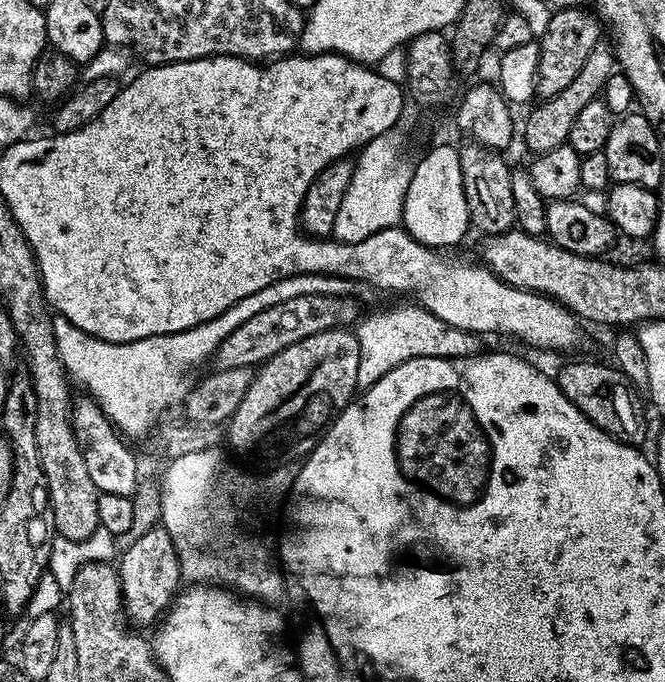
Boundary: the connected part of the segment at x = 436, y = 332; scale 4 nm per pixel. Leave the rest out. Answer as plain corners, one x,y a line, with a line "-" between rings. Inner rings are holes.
415,302
404,304
401,308
388,308
385,312
376,312
373,316
368,316
363,320
364,317
355,329
356,336
360,339
360,361
358,362
358,382
356,383
357,389
360,390
366,390
371,384
378,382
378,378
390,374
390,370
394,370
407,360
414,358
457,360
459,356
474,356
481,351
481,337
477,333
458,330
454,326
450,326
450,322
442,322
442,318
430,314

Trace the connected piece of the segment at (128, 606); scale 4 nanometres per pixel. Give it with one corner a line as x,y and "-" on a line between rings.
163,526
146,530
146,534
134,538
127,546
129,548
121,554
118,563
125,617
133,625
155,625
182,588
178,549
174,546
174,538
170,538

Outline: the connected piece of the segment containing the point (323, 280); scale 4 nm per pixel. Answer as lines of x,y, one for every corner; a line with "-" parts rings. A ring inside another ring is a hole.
322,274
287,276
258,290
258,294
250,294
250,298
242,298
242,302
234,302
234,306
230,306
230,310
222,310
218,318
210,318
190,330
151,336
125,344
111,344
109,340
88,336
82,330
78,330
74,322
56,314
52,316
54,342
58,346
58,354
64,363
65,373
75,383
77,380
97,404
110,410
112,423
121,433
131,438
131,436
140,436
143,432
151,433
154,425
167,413
164,411
171,404
183,405
194,383
193,377
188,377
188,371
203,360
204,363
211,361
218,346
222,346
222,338
238,330
242,322
254,318
254,314
266,310
266,306
278,306
278,302
298,298
298,294
359,297
360,291
362,285
359,280
344,280
341,276

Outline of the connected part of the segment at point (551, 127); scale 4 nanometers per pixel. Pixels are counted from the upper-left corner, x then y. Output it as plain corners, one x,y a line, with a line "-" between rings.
601,42
590,50
590,58
586,58
586,63
582,70
578,70
578,75
566,90
554,94
554,98
540,100
537,108
528,116
528,121
524,124
524,144
532,151
532,154
539,154
546,150
554,150
554,146
562,146
568,143
568,135
574,127
574,121
578,119
578,114
591,100
597,99
603,93
606,82
617,75
618,65
616,53
607,43

